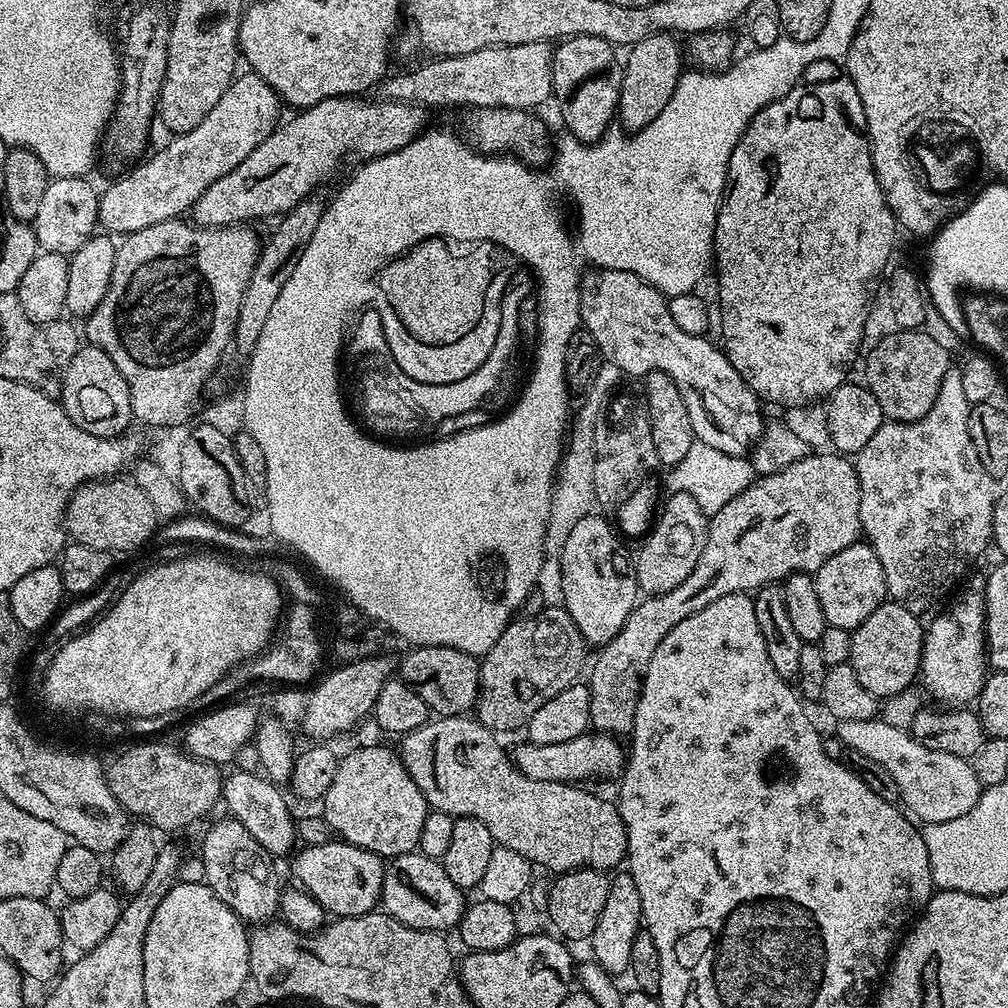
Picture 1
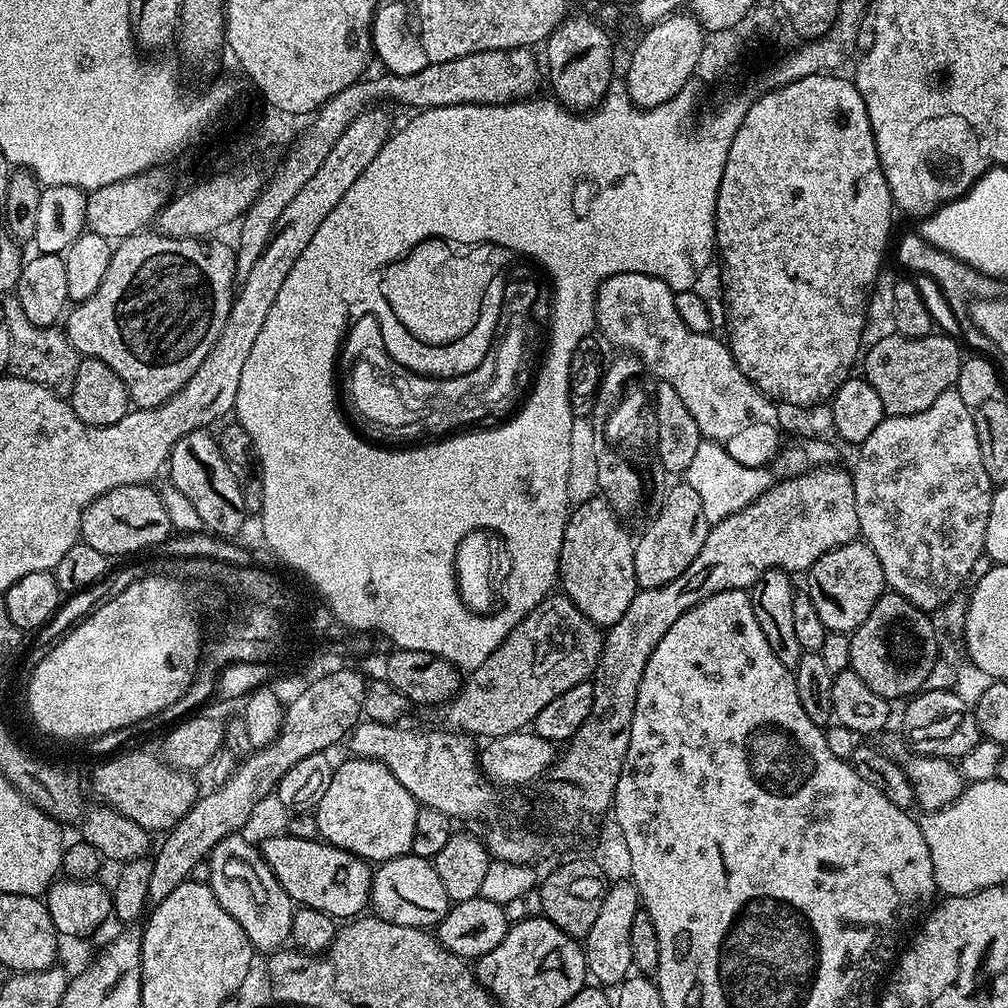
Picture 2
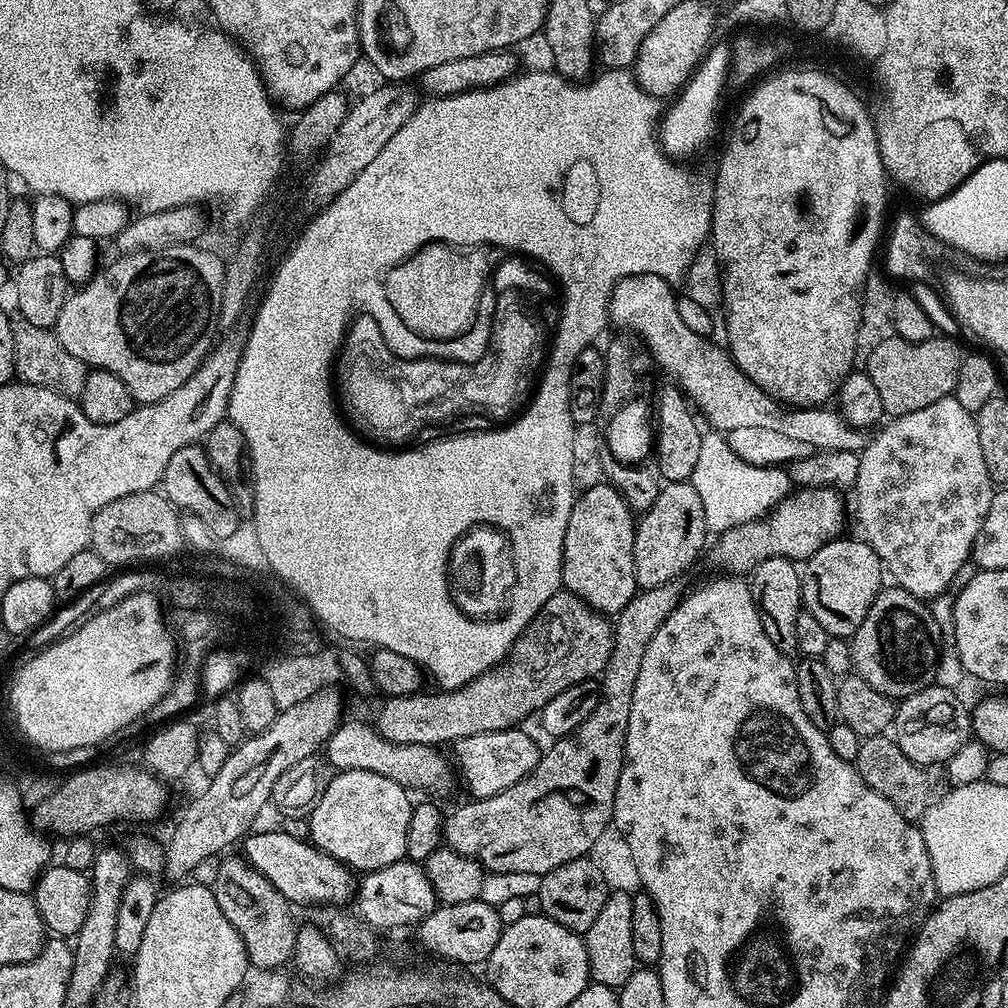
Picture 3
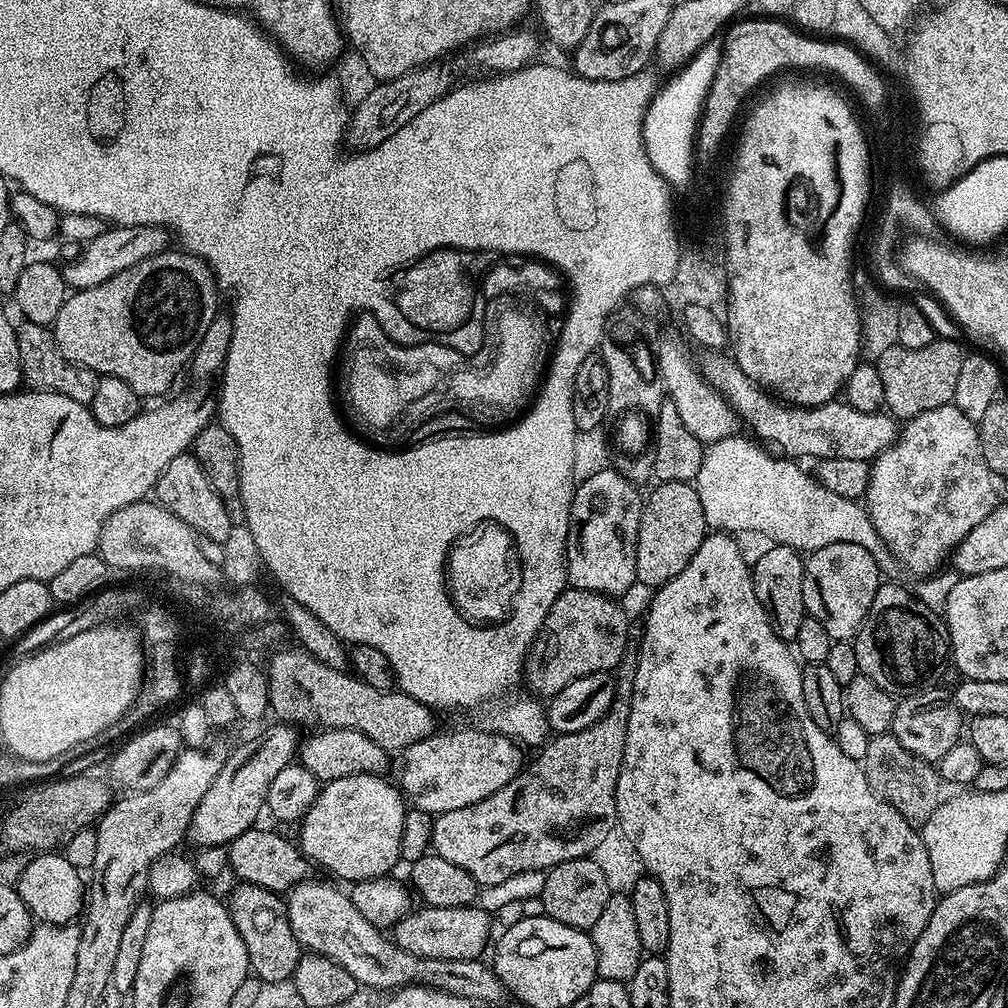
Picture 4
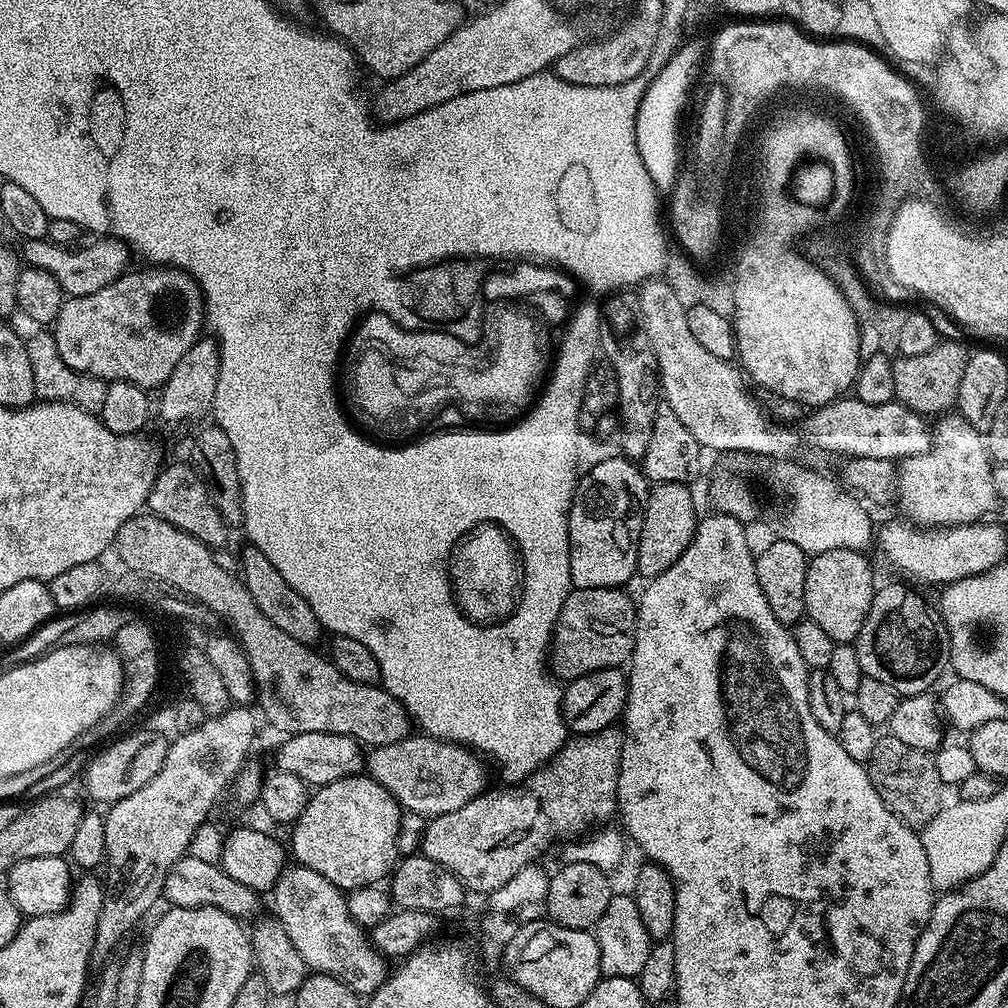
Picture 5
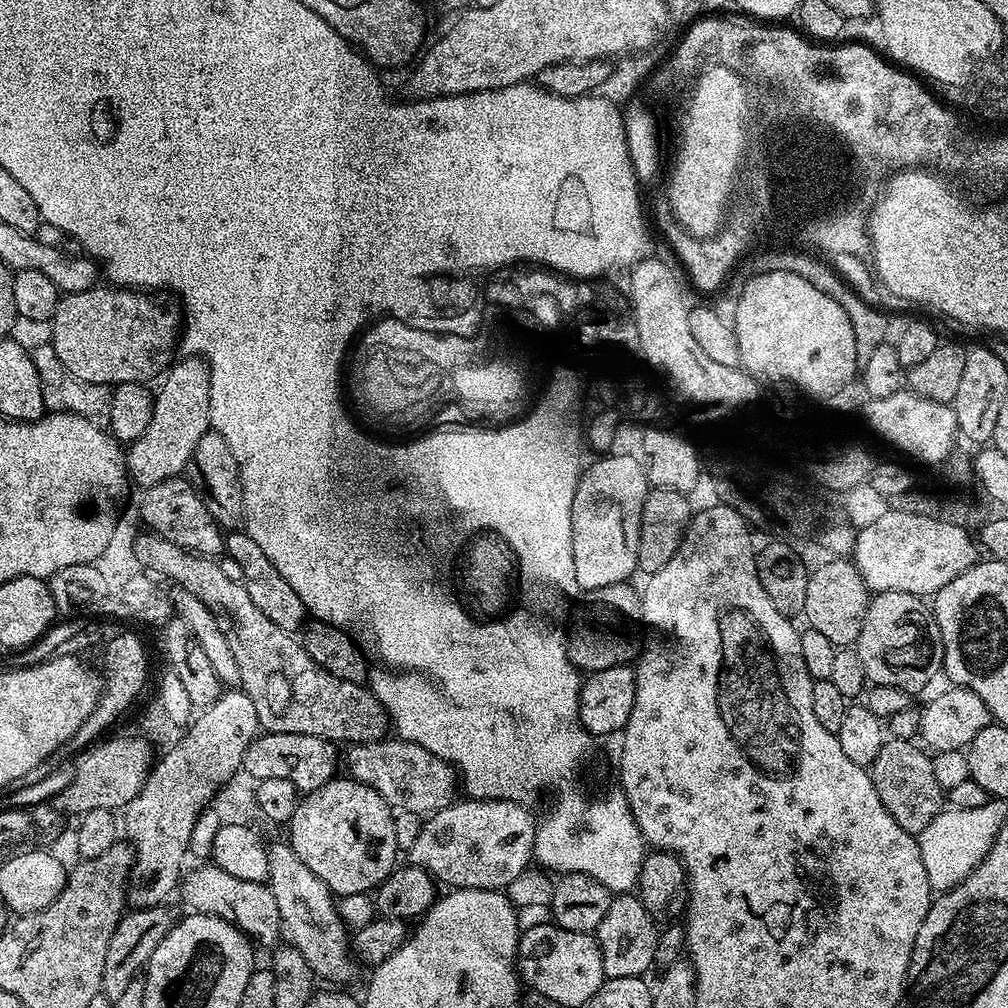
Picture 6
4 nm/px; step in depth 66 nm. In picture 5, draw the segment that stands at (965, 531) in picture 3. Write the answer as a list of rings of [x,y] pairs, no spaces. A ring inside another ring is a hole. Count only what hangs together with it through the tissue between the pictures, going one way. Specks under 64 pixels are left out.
[[[944,414],[931,429],[932,444],[921,456],[906,457],[899,461],[896,470],[898,501],[903,519],[921,528],[953,528],[963,524],[983,521],[992,507],[997,507],[998,497],[992,478],[993,461],[985,447],[985,437],[975,432],[959,414]]]

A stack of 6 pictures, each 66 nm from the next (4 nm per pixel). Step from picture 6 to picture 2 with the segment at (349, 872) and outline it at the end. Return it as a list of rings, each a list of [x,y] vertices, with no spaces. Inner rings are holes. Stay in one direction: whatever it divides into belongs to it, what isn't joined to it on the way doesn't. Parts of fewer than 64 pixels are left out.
[[[347,758],[335,765],[330,786],[314,809],[319,839],[369,862],[393,860],[411,853],[418,807],[410,790],[376,760]]]

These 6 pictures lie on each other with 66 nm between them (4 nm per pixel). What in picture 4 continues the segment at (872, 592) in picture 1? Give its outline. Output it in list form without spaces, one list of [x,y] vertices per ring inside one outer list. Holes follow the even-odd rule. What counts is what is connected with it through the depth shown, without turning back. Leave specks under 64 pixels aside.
[[[834,542],[807,553],[802,578],[804,610],[822,622],[832,641],[851,641],[868,617],[870,606],[880,588],[882,577],[870,550],[854,546],[854,542]]]

